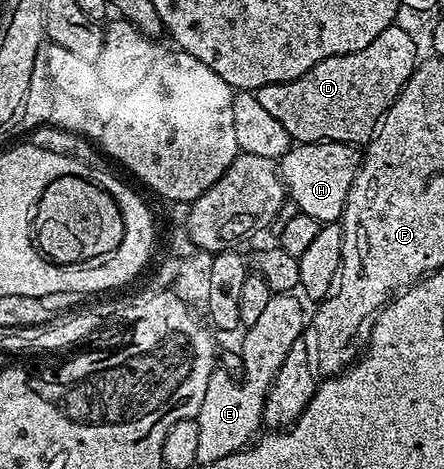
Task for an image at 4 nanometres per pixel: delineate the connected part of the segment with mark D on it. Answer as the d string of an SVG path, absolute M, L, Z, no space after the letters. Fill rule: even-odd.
M401 25L382 29L366 49L318 61L302 77L259 87L257 101L296 143L367 144L416 67L416 43Z

